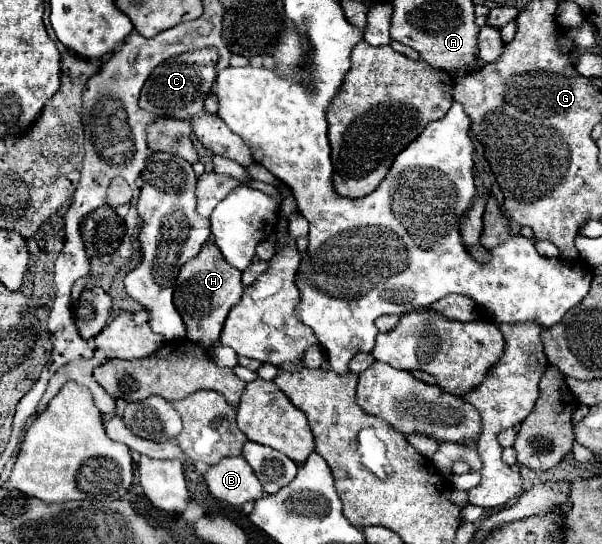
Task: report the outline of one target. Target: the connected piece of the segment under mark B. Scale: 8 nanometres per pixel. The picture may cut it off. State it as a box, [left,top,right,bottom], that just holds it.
[205,457,263,505]

